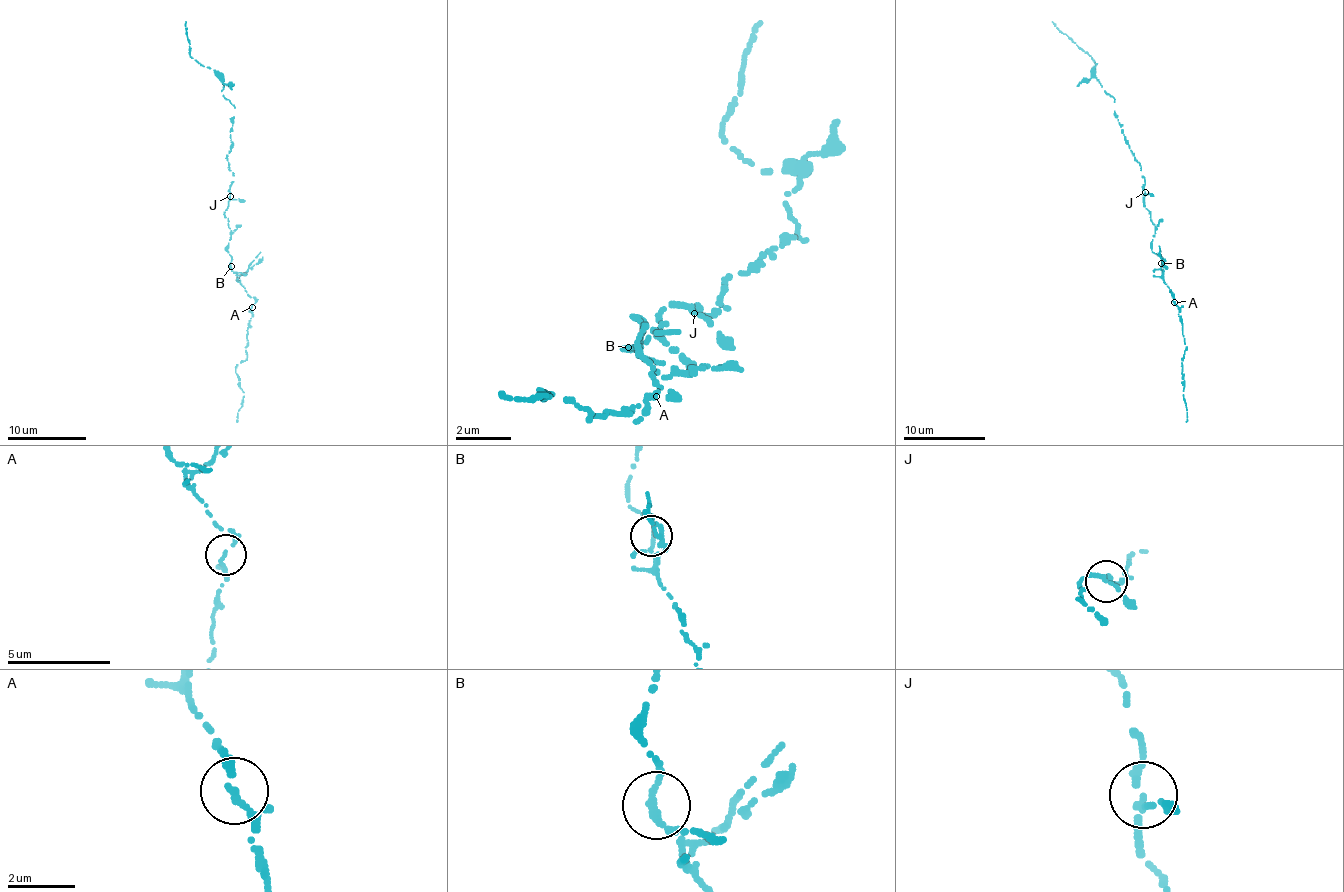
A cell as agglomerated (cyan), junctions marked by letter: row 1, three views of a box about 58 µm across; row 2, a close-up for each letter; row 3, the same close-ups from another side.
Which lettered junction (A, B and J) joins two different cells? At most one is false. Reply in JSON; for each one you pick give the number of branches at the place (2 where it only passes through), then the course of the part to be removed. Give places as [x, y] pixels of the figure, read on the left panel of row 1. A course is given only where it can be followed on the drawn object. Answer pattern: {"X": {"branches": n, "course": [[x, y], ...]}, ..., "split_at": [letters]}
{"split_at": []}

